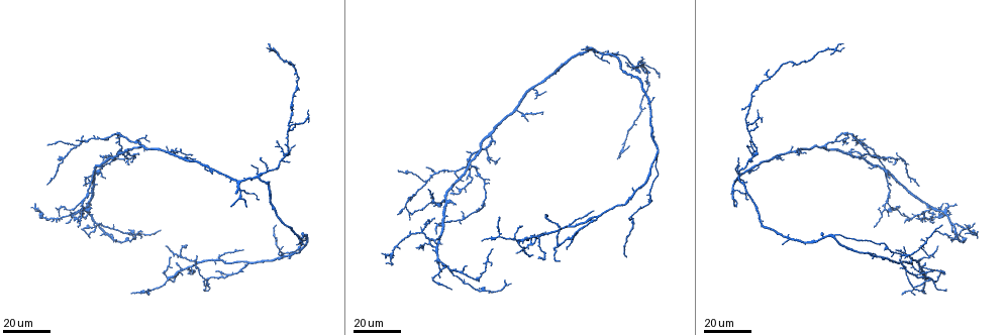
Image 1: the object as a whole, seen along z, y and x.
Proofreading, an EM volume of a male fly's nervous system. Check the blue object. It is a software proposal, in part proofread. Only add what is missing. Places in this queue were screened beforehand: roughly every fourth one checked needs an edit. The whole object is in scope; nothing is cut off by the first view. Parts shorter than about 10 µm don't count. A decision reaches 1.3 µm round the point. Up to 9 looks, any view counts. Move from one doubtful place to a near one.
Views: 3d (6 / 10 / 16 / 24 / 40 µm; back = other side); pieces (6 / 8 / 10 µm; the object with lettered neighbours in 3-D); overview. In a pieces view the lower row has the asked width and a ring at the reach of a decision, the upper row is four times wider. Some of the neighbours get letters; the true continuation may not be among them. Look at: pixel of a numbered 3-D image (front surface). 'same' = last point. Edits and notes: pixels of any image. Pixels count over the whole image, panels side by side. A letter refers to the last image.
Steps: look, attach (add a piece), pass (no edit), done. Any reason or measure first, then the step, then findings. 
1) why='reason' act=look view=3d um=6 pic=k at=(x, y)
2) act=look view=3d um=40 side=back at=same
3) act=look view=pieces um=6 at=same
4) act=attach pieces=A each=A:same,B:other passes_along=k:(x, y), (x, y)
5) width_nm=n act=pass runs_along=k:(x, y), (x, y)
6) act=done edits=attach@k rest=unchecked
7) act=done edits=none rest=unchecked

why='branch stops here' act=look view=3d um=16 pic=1 at=(451, 290)

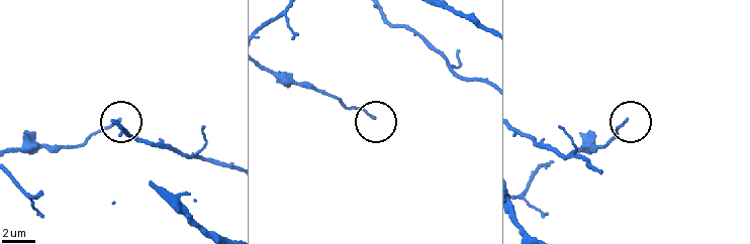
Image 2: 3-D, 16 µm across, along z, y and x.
act=look view=pieces um=8 pic=2 at=(624, 121)

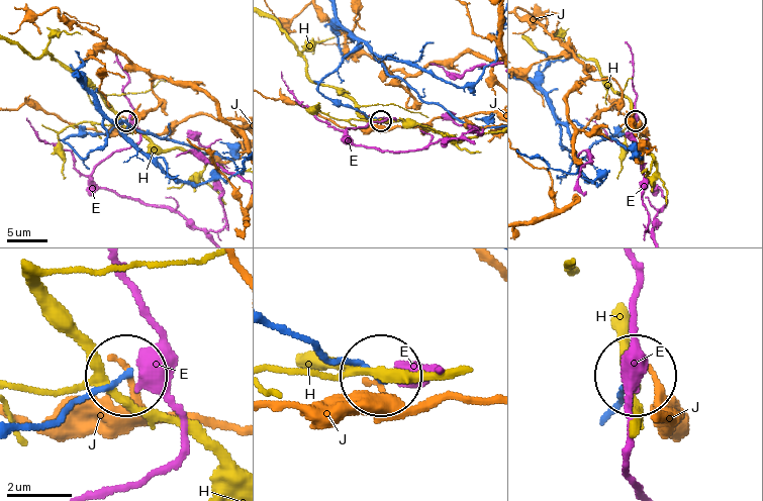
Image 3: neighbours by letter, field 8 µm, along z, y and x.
act=pass each=E:other,H:other,J:other runs_along=3:(20, 431), (123, 377) found='no lettered piece goes on from it'

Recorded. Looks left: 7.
why='branch stops here' act=look view=3d um=24 pic=1 at=(493, 249)

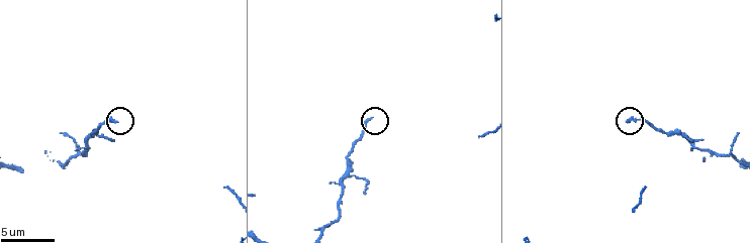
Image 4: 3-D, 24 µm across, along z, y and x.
act=look view=pieces um=6 pic=4 at=(629, 123)

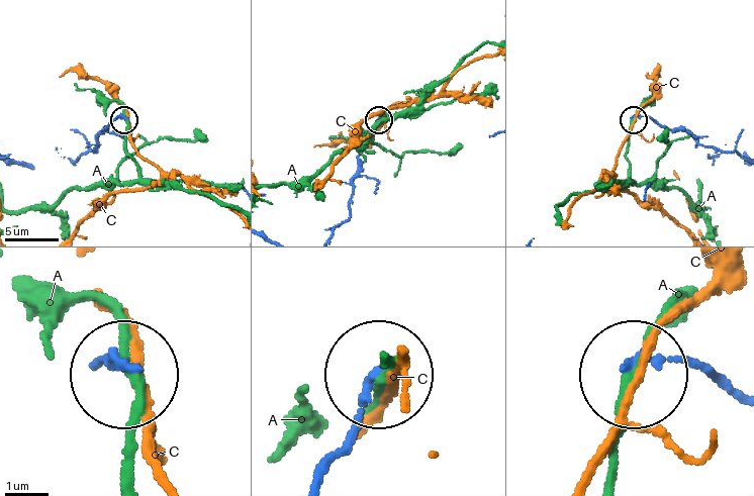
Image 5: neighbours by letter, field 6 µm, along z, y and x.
width_nm=170 act=pass each=A:other,C:other runs_along=5:(744, 158), (649, 117), (633, 118) found='none of them fits'

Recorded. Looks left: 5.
why='branch stops here' act=look view=3d um=16 pic=1 at=(245, 208)

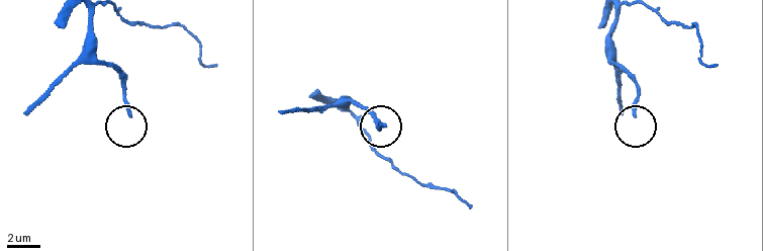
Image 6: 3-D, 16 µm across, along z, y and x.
why='see the neighbours' act=look view=pieces um=8 pic=6 at=(131, 113)

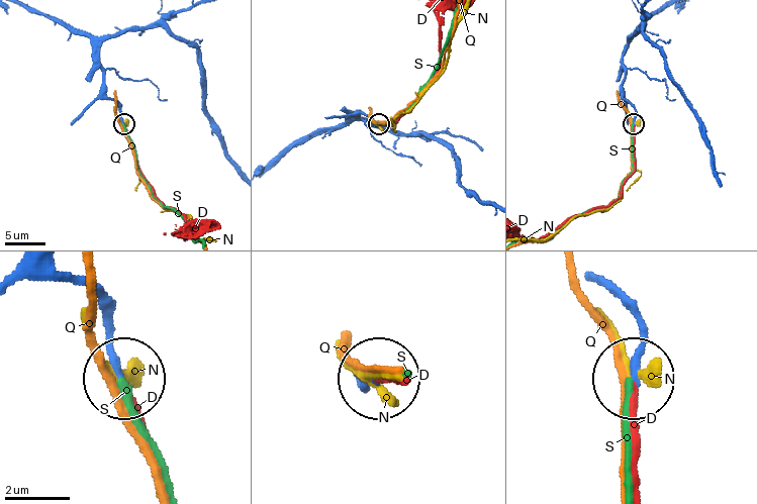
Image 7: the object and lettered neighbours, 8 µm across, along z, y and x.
width_nm=230 act=attach pieces=D each=D:same,N:other,Q:other,S:other passes_along=7:(620, 297), (642, 335), (634, 482) found='it goes on there'

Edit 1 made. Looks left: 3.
act=look view=3d um=16 pic=1 at=(740, 108)

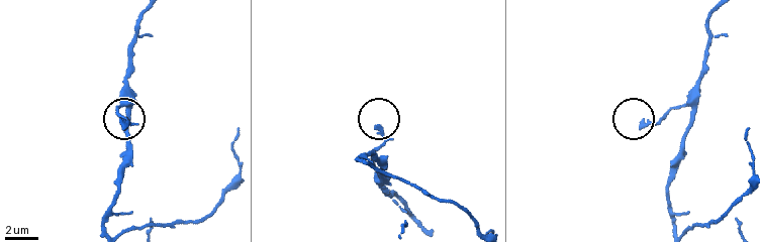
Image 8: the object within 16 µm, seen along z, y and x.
why='what lies round it' act=look view=pieces um=8 pic=8 at=(122, 125)

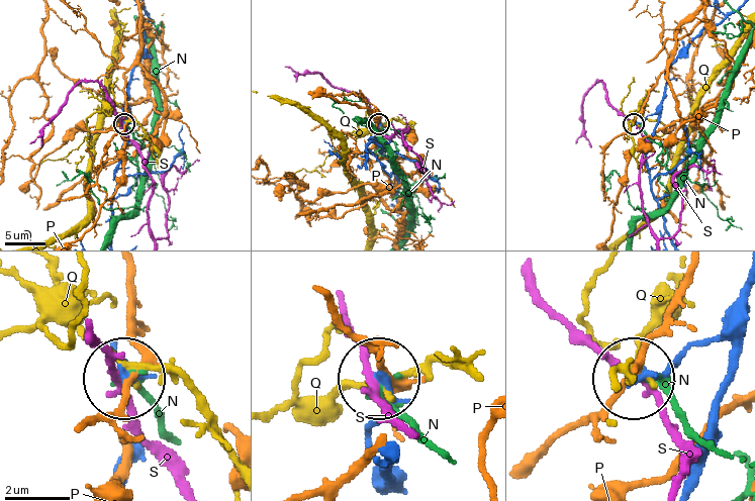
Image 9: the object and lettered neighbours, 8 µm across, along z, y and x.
act=pass each=N:other,P:other,Q:other,S:other found='no lettered piece goes on from it'

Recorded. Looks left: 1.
act=done edits=attach@7 rest=unchecked

